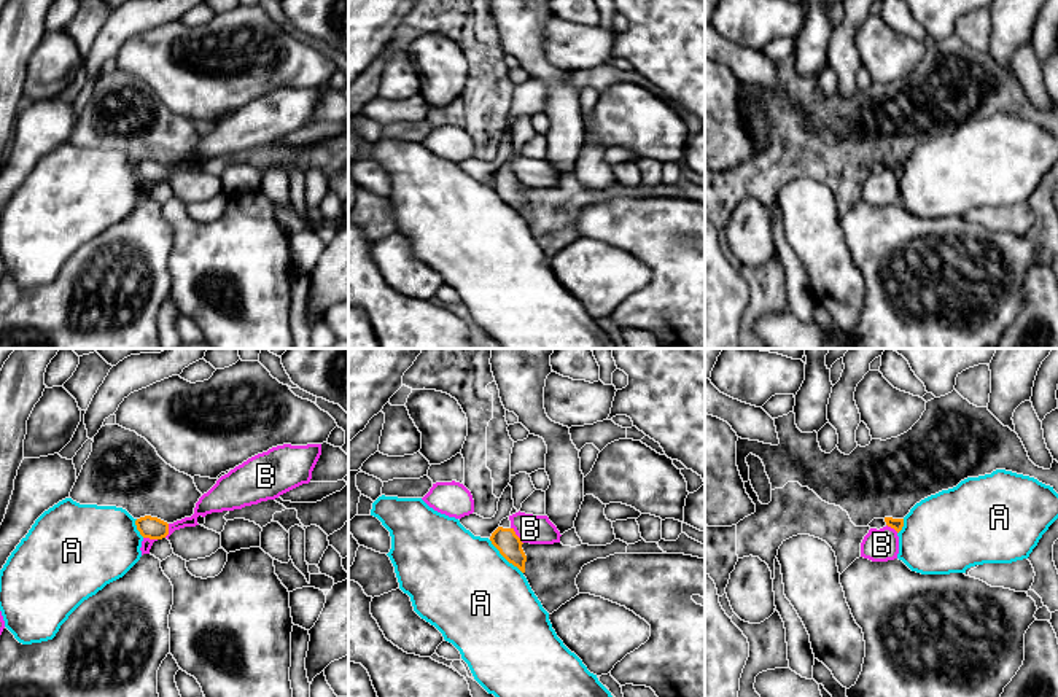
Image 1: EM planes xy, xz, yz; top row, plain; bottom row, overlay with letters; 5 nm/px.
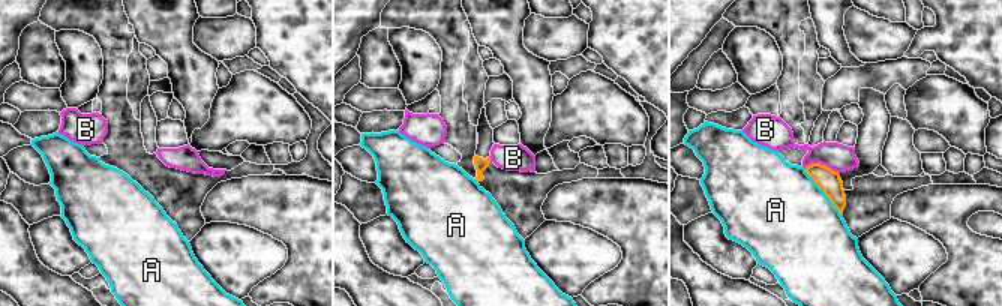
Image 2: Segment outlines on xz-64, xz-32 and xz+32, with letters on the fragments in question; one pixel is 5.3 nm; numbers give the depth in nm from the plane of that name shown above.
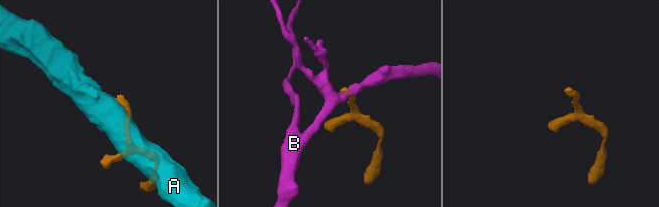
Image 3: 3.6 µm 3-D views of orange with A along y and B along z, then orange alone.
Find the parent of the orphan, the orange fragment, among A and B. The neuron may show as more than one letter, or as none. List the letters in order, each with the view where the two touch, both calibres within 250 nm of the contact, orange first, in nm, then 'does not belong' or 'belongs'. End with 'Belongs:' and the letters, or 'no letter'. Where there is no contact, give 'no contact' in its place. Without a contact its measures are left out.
A: meets orange in xz; 120 nm thick on the orange side, 500 nm on the other; does not belong
B: meets orange in xz; 120 nm thick on the orange side, 140 nm on the other; does not belong
Belongs: no letter

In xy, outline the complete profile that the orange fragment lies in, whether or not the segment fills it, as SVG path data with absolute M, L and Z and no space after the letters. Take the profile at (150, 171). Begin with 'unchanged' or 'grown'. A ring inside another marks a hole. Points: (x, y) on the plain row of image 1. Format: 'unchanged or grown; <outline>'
unchanged; M140 161L135 164L135 169L143 181L162 183L169 178L169 167L158 161Z

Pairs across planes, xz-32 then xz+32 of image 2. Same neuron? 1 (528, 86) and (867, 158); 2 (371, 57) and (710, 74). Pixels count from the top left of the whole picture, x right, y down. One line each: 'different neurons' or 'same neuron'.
1: same neuron
2: same neuron

